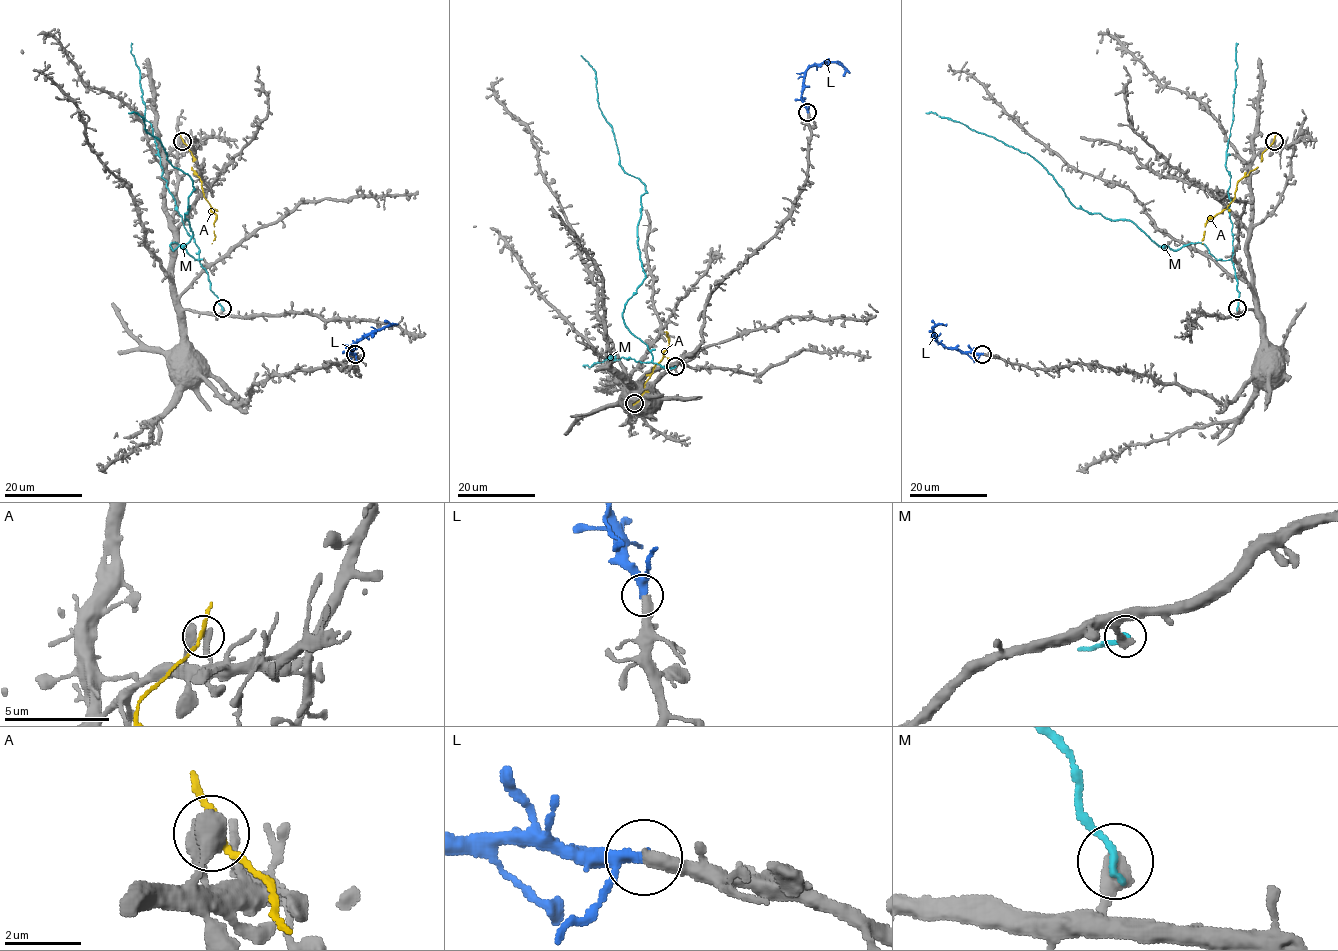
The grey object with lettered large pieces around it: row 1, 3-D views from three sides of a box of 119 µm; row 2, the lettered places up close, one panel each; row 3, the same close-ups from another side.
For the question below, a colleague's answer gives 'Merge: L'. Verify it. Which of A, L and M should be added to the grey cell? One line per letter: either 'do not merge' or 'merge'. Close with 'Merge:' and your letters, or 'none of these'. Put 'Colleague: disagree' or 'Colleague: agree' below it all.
A: do not merge
L: merge
M: do not merge
Merge: L
Colleague: agree

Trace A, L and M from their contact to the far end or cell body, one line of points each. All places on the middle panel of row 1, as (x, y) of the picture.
A: (635, 403), (645, 391), (644, 385), (669, 344), (668, 334), (664, 332)
L: (808, 112), (802, 97), (804, 73), (812, 65), (837, 63), (845, 70), (844, 76)
M: (675, 367), (652, 362), (625, 325), (645, 276), (644, 185), (619, 162), (580, 55)

